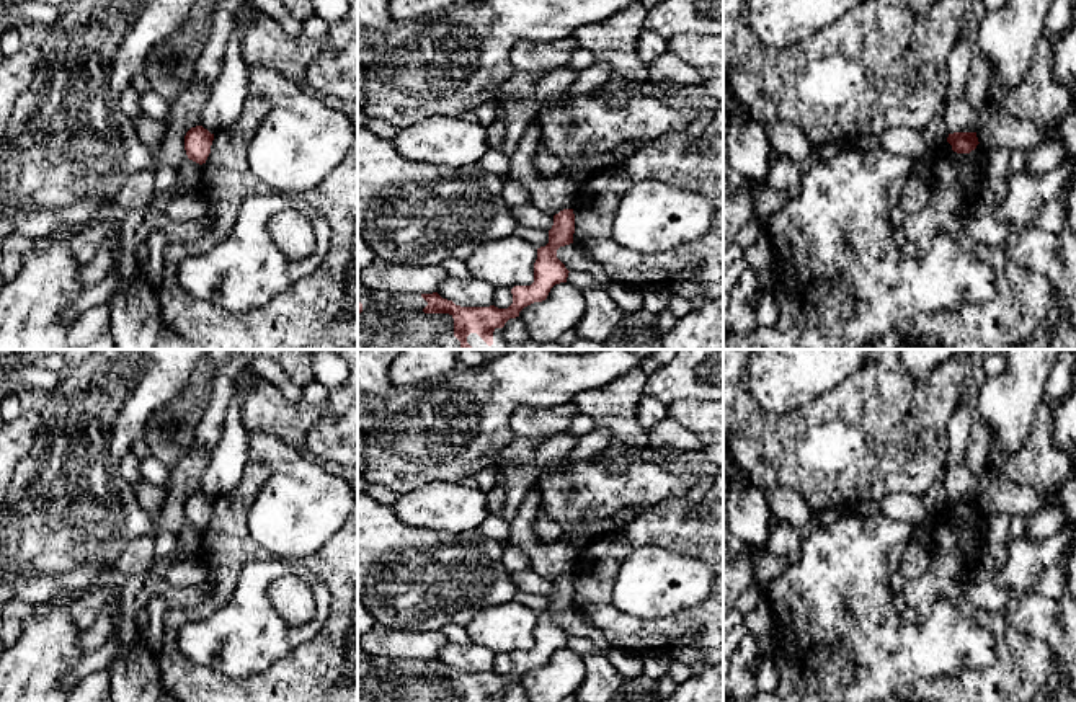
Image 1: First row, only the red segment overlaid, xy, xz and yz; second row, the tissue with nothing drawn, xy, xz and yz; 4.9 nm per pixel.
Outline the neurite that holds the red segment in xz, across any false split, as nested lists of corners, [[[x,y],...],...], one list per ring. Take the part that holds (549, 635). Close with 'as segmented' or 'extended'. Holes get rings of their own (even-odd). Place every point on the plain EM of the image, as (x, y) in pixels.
[[[575,580],[554,581],[549,609],[537,614],[534,648],[511,655],[508,674],[460,673],[433,660],[366,656],[358,660],[358,702],[503,702],[503,692],[519,678],[547,664],[555,650],[567,648],[568,635],[557,624],[560,612],[573,609]]] | extended

